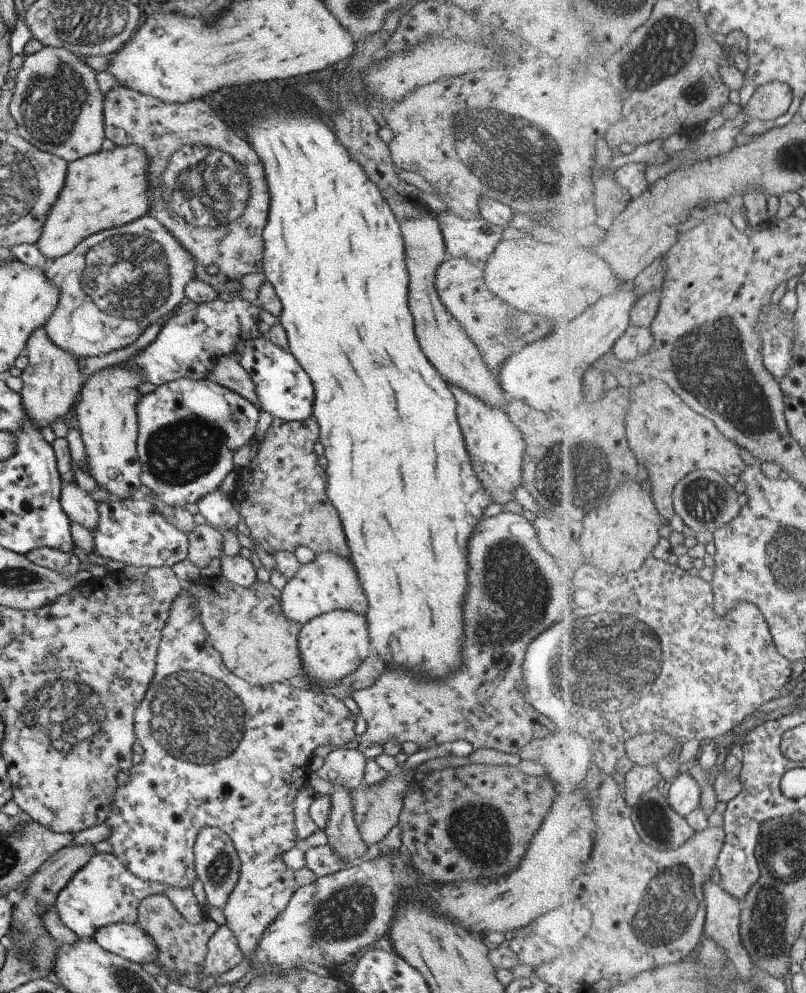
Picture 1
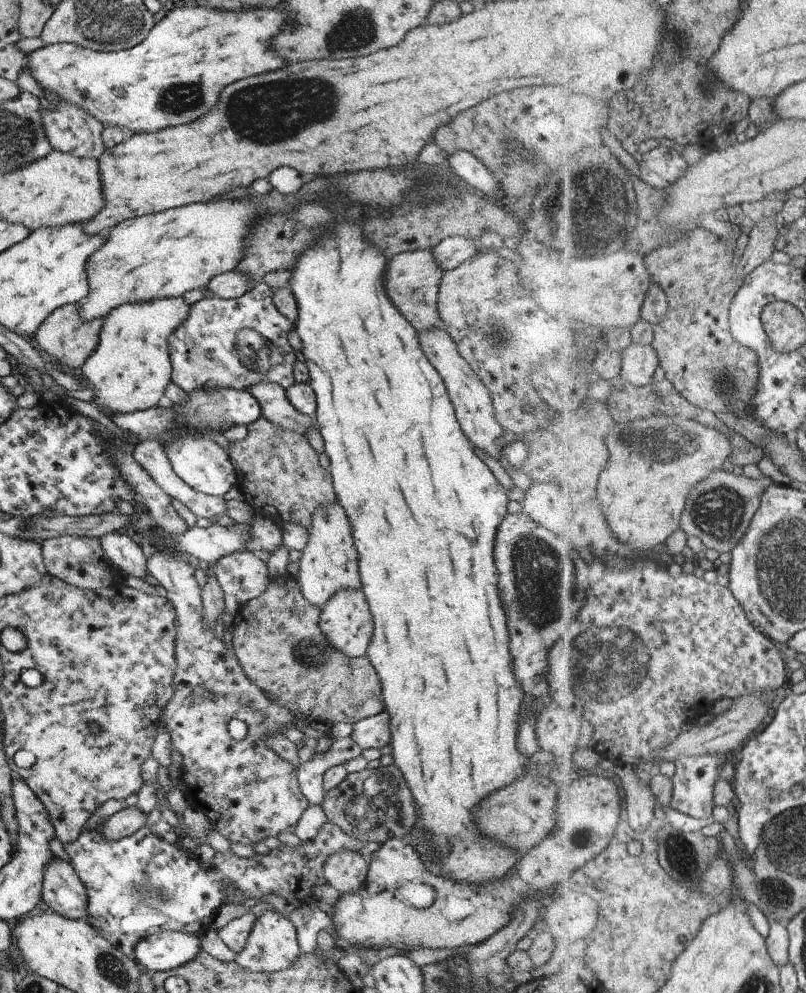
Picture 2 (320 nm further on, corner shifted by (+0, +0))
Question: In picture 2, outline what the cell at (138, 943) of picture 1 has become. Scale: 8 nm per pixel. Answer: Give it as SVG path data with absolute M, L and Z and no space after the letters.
M159 931L137 941L132 958L151 974L176 969L189 962L200 950L198 935Z

